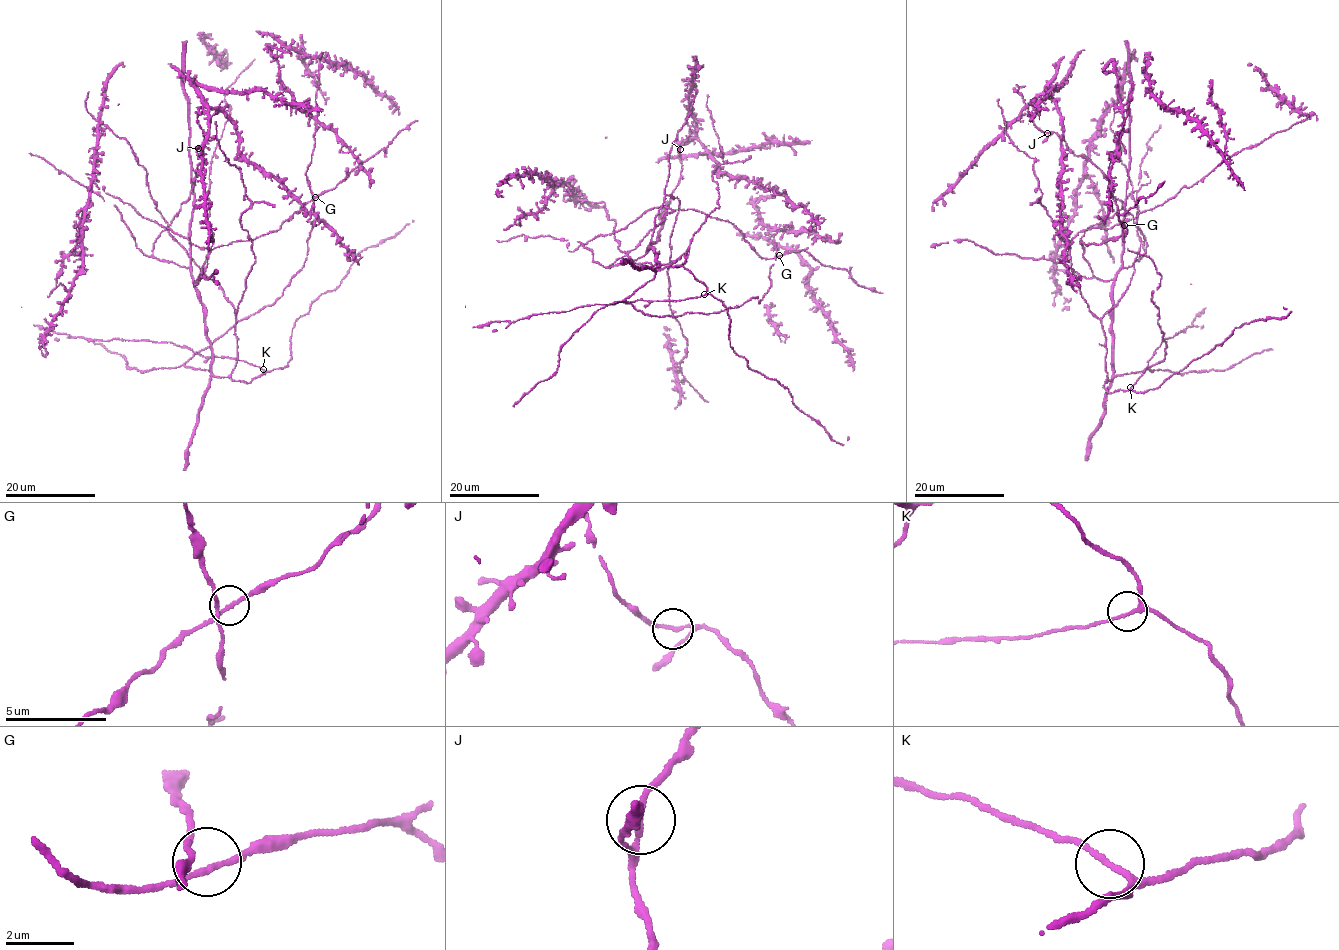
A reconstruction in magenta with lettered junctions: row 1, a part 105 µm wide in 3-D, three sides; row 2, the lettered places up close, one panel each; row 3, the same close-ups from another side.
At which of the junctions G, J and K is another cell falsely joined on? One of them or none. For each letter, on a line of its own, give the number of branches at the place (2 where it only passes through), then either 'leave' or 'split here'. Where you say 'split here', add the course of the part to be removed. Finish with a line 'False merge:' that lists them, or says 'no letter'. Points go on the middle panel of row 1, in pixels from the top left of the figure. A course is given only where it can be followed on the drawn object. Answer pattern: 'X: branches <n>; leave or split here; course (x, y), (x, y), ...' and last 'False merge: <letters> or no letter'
G: branches 3; leave
J: branches 3; leave
K: branches 3; leave
False merge: no letter

